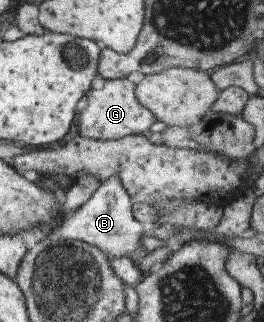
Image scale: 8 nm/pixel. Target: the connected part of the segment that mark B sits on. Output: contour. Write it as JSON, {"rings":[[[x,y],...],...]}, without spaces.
{"rings":[[[110,177],[95,189],[88,200],[56,224],[48,235],[85,242],[105,252],[110,259],[130,257],[143,250],[140,240],[150,233],[149,228],[136,221],[130,214],[131,203],[117,177]]]}

